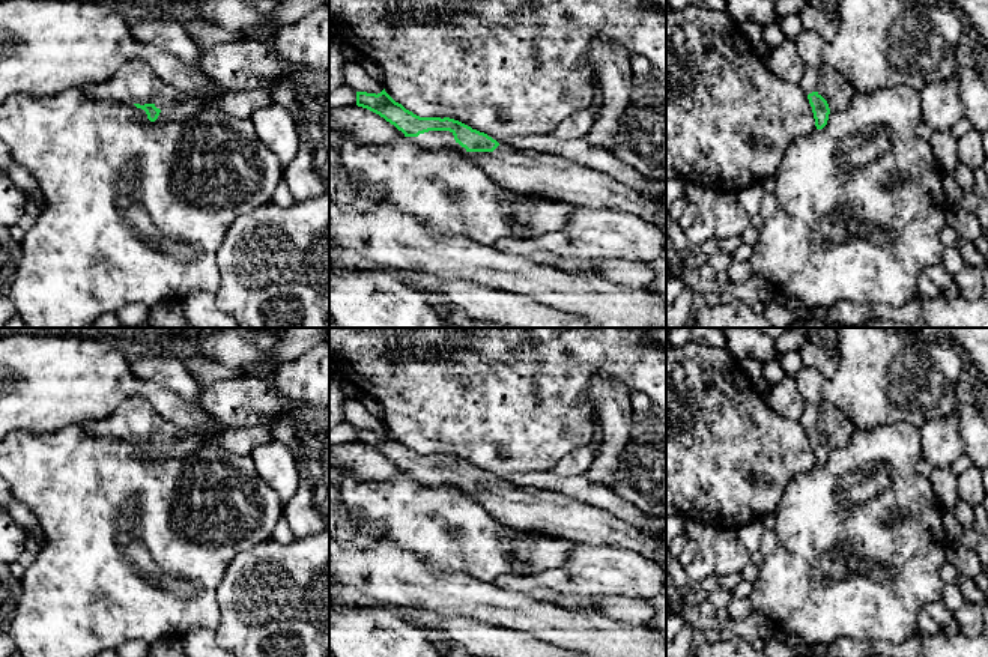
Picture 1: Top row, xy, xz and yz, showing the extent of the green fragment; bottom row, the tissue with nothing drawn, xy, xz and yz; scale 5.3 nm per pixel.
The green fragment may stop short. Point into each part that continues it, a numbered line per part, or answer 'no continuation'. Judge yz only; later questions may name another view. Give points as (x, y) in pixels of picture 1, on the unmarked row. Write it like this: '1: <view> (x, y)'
1: yz (835, 426)

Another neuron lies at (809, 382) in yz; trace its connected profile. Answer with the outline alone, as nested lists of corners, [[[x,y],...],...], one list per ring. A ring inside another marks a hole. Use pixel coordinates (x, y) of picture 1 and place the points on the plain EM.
[[[802,365],[794,379],[797,382],[797,389],[802,394],[806,404],[823,404],[823,388],[826,379],[815,368]]]

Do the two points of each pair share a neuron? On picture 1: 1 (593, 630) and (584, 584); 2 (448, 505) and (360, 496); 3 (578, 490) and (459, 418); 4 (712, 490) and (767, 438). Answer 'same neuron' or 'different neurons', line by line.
1: different neurons
2: same neuron
3: different neurons
4: same neuron

